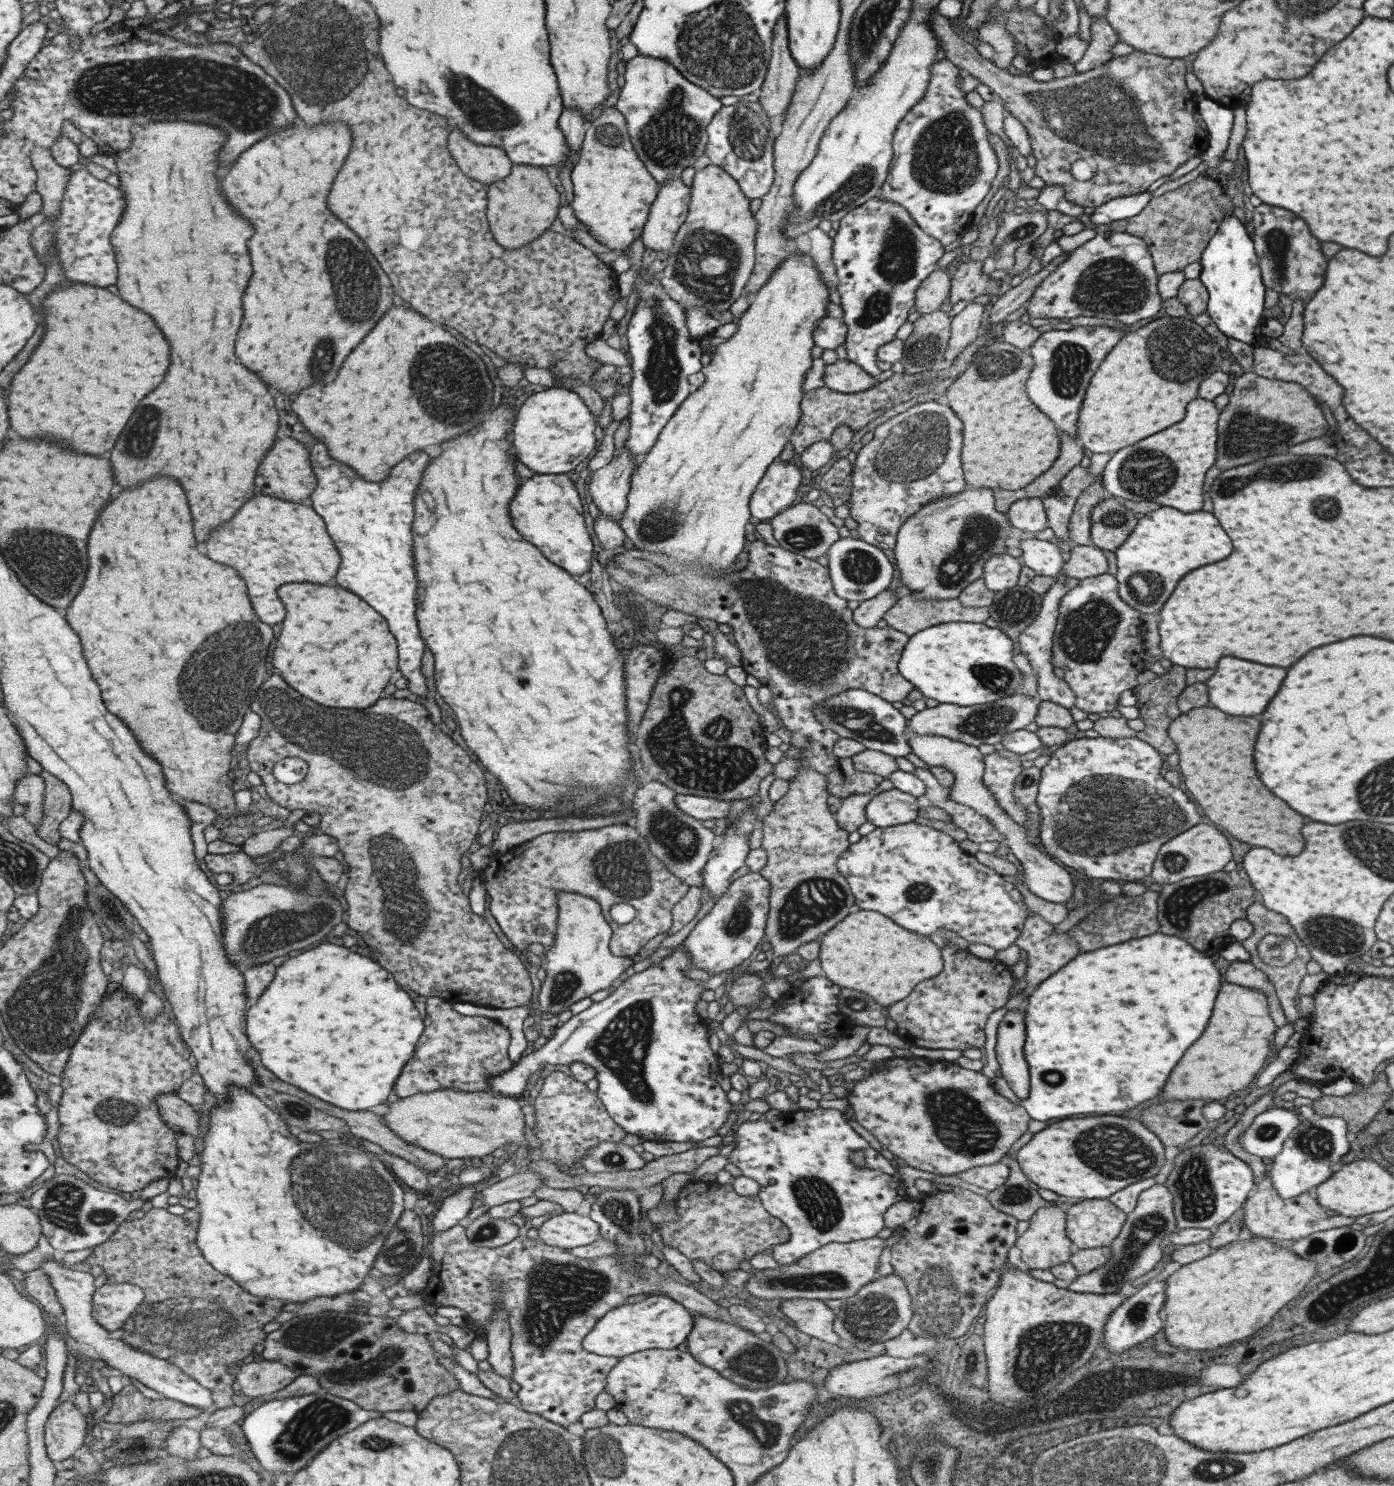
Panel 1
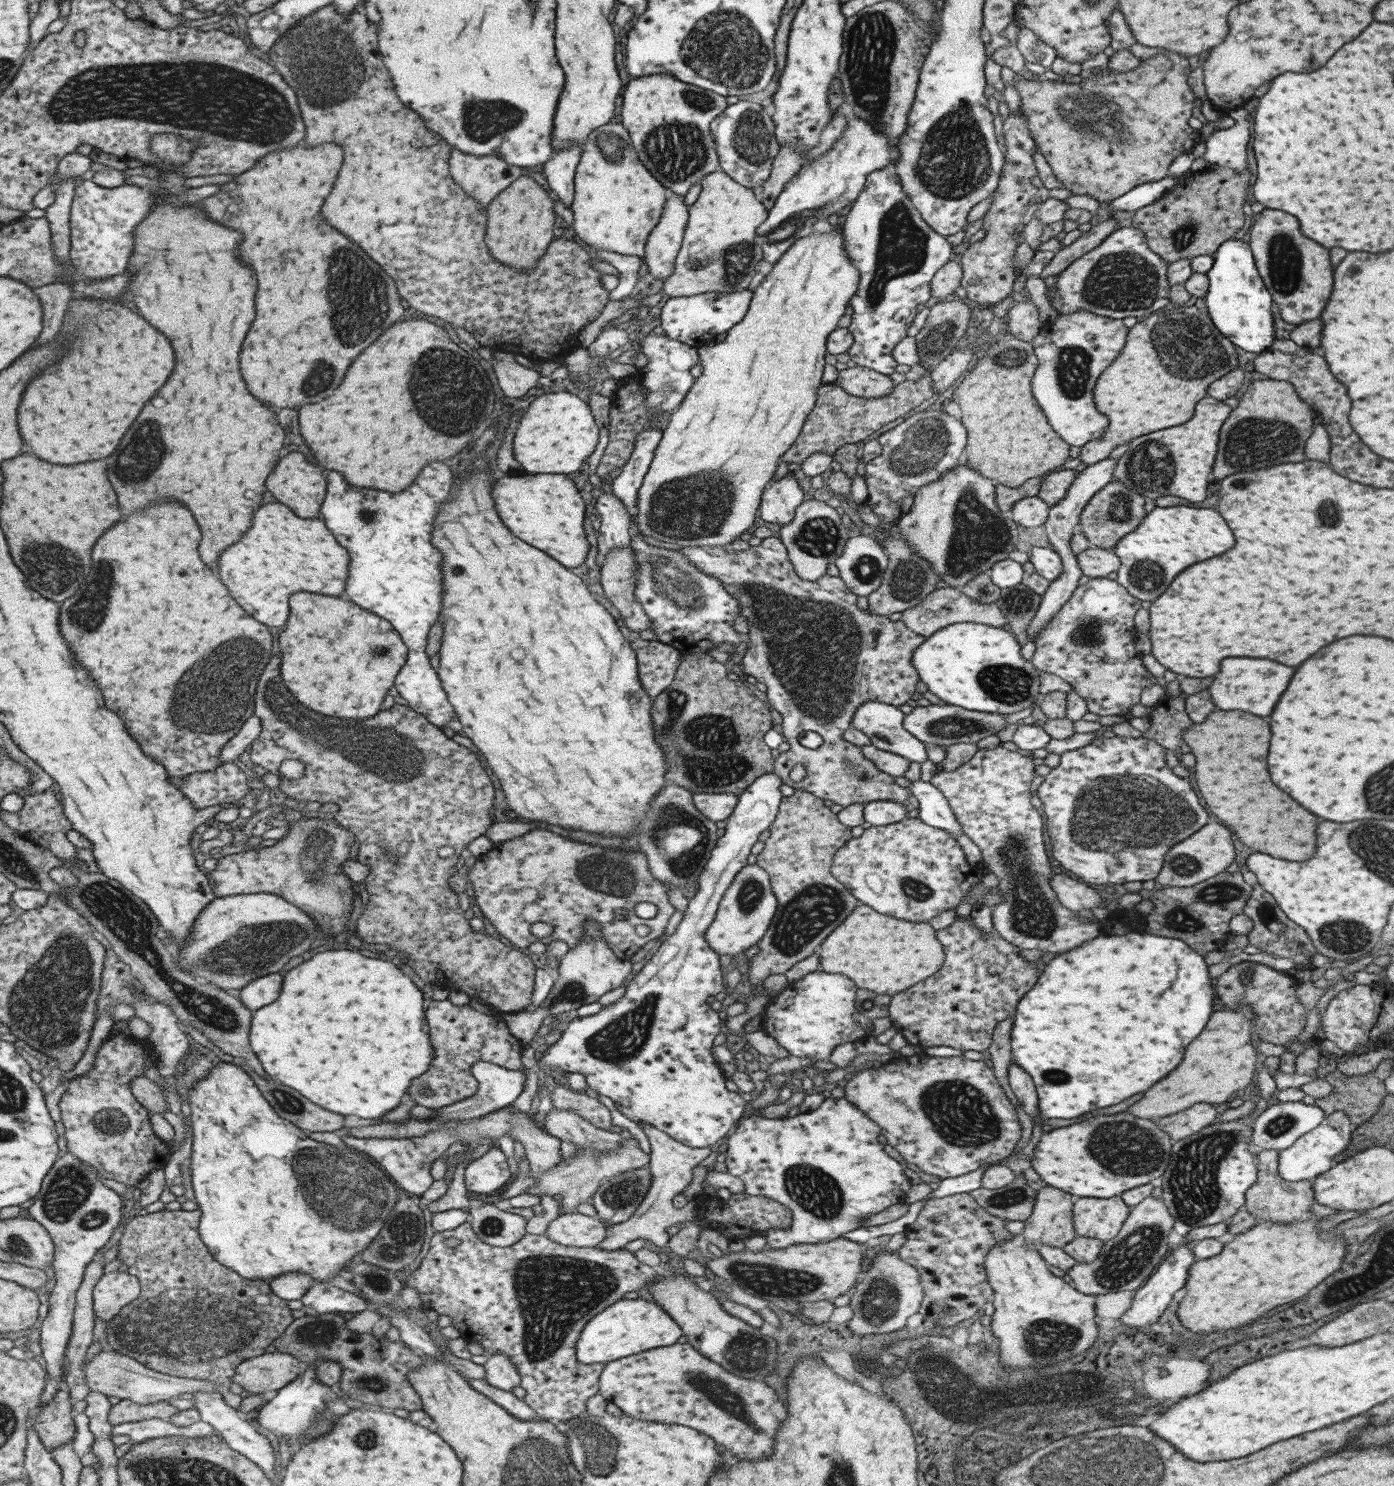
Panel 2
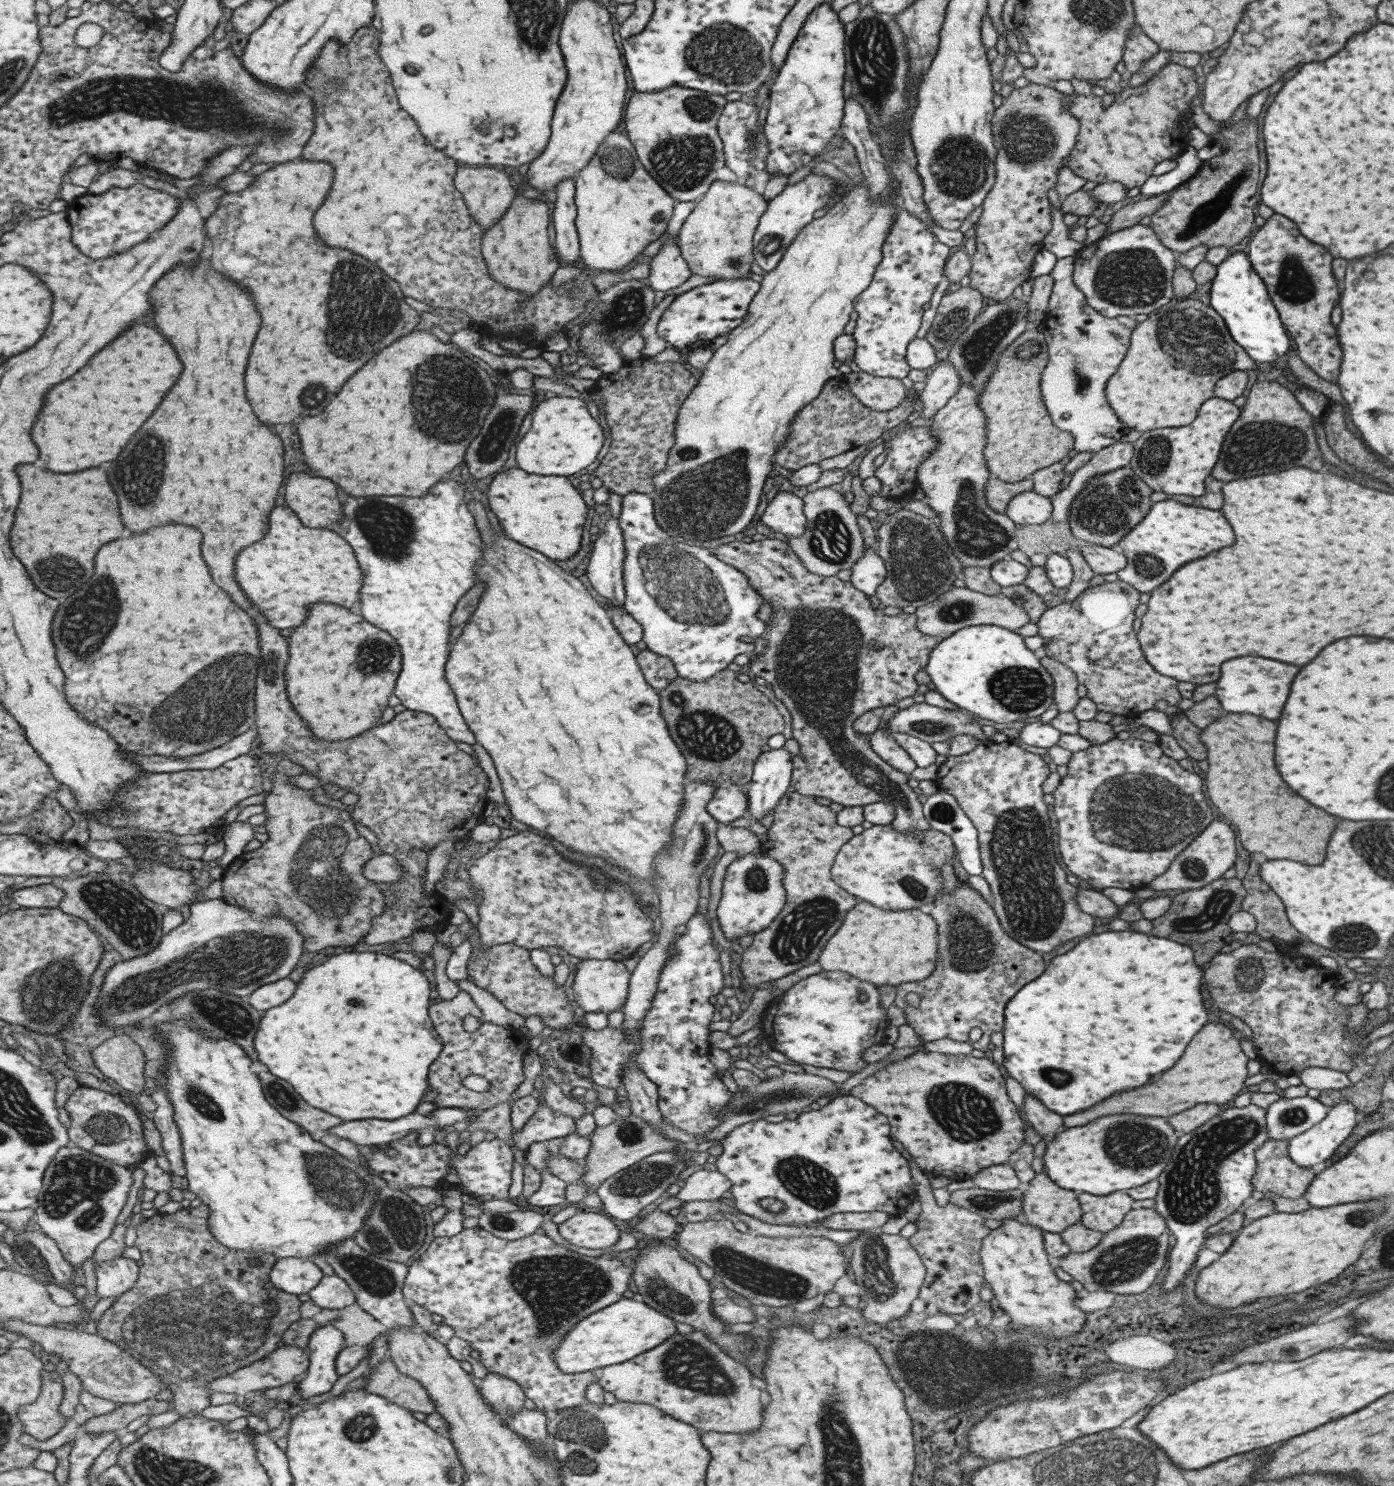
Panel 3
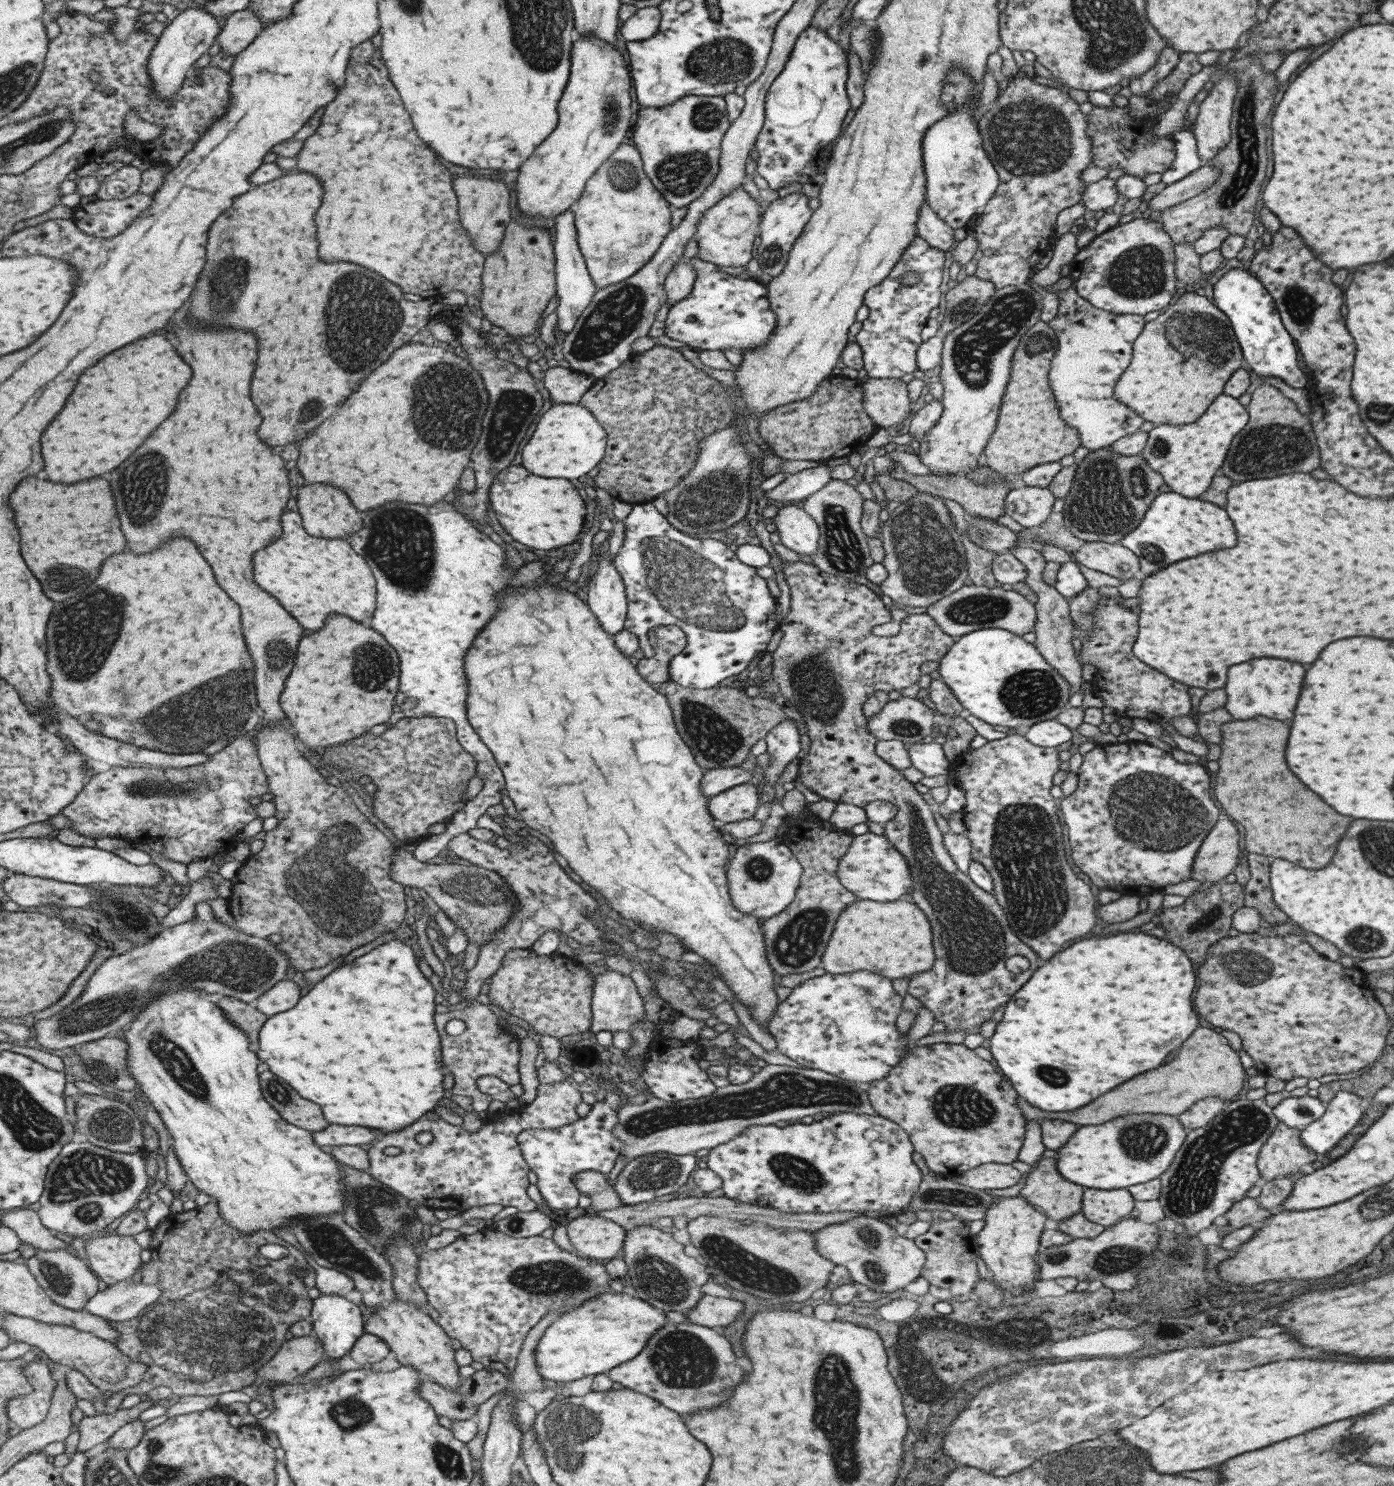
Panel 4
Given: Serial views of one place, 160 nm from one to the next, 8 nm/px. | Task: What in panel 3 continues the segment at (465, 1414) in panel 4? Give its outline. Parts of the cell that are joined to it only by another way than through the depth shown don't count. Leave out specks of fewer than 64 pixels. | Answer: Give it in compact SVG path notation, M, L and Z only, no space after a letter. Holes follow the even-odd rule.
M389 1357L371 1368L371 1375L365 1379L362 1388L389 1403L408 1408L418 1416L435 1413L433 1401L423 1387L415 1379L401 1374Z

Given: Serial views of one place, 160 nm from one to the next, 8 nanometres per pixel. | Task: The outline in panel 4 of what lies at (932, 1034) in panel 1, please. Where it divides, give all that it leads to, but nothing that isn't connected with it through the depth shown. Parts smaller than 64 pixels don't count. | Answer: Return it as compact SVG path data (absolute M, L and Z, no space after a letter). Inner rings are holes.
M798 559L791 563L781 561L780 566L785 584L789 587L790 611L778 624L783 635L772 652L770 674L777 682L778 692L782 694L785 704L794 706L801 714L810 740L807 755L798 760L796 779L819 797L836 804L864 807L879 800L896 806L894 819L882 826L884 835L907 861L912 878L909 895L913 904L925 914L934 952L932 967L925 972L912 974L908 978L906 992L933 1014L934 1022L943 1022L944 1030L964 1030L966 1034L975 1034L983 1022L992 1020L995 1008L1004 1006L1019 990L1019 986L1029 980L1033 970L1041 966L1041 960L1013 934L994 896L957 870L941 844L942 833L937 829L929 805L900 771L874 753L876 738L867 730L867 719L862 715L862 704L873 692L891 692L915 684L920 674L919 665L927 660L938 661L956 637L941 632L927 613L907 614L892 627L889 609L883 607L880 597L873 591L852 580L823 572L813 563ZM1015 954L1022 955L1029 962L1025 972L1013 974L1005 969L1003 963Z

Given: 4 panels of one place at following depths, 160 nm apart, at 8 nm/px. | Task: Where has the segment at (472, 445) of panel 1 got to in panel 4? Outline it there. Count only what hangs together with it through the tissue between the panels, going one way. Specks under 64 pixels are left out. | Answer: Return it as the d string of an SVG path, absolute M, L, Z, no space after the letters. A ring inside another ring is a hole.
M544 582L542 585L535 585L534 587L529 587L528 589L519 589L516 593L509 593L500 604L498 608L497 614L491 618L491 622L487 622L487 626L483 626L481 628L481 634L477 634L475 636L475 642L471 642L471 650L467 650L467 656L463 656L463 672L465 672L465 678L467 678L467 700L465 700L465 712L467 712L466 719L468 723L471 725L471 728L475 731L475 734L479 738L481 738L481 742L491 750L491 754L493 754L493 758L497 758L495 762L497 762L497 766L499 766L499 770L503 772L503 778L505 778L505 789L507 790L507 798L513 800L513 804L515 804L515 810L517 810L517 814L519 814L519 818L529 826L529 828L533 828L533 830L537 830L537 832L541 832L541 834L545 834L549 840L551 840L551 844L553 844L553 848L567 860L567 864L573 868L573 872L577 874L577 876L581 876L581 880L587 883L591 888L594 888L607 900L607 904L611 906L611 908L617 912L623 919L630 919L635 923L640 925L646 933L657 933L658 932L665 932L667 934L673 934L681 940L681 946L684 948L685 951L695 952L703 959L708 961L711 965L716 967L716 970L721 973L723 976L723 982L733 991L733 994L739 1001L748 1008L749 1015L753 1015L756 1021L754 1021L761 1030L768 1033L766 1030L766 1024L770 1019L770 1016L774 1013L775 1007L779 1004L775 997L775 992L773 988L776 986L775 981L773 981L773 972L768 965L767 959L765 958L765 949L764 949L764 939L763 939L763 932L760 931L760 927L758 925L758 920L755 917L751 917L751 915L743 915L741 914L733 905L728 895L728 884L725 874L725 867L727 866L727 843L728 839L727 836L719 833L716 828L713 826L713 817L709 815L708 810L708 802L709 799L707 797L703 797L701 795L701 791L699 791L699 782L701 782L701 777L703 776L704 771L697 766L697 762L693 762L693 756L691 756L691 751L687 750L687 746L685 746L684 742L681 742L681 738L679 738L679 734L677 734L677 730L675 730L675 726L673 726L673 719L671 714L671 709L669 708L667 699L662 695L659 694L658 691L655 689L655 686L650 685L642 676L639 676L639 673L636 671L636 667L629 662L629 658L627 655L624 655L618 648L615 646L614 638L607 634L607 631L603 630L603 627L600 627L599 622L593 616L593 613L589 610L586 602L583 602L581 598L578 598L574 595L572 589L559 589L555 587L554 584L548 584Z

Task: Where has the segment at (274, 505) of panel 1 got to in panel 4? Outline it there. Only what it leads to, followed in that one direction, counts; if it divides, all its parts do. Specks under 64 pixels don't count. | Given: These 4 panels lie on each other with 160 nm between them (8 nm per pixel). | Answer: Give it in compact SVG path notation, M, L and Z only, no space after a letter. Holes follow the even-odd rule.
M299 512L283 514L283 538L255 554L255 582L259 582L263 590L279 598L279 602L283 602L283 606L299 620L299 624L309 630L321 628L325 616L331 612L347 614L347 618L361 622L363 618L371 616L375 606L375 580L363 558L351 550L350 543L339 538L315 538L307 534Z

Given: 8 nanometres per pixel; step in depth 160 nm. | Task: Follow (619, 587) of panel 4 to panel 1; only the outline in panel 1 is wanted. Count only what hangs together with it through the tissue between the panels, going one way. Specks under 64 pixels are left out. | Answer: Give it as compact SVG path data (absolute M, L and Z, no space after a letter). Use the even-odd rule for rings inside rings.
M627 445L617 456L612 454L605 466L593 471L588 482L588 492L599 512L614 521L621 518L626 509L626 496L630 487L630 476L636 466Z

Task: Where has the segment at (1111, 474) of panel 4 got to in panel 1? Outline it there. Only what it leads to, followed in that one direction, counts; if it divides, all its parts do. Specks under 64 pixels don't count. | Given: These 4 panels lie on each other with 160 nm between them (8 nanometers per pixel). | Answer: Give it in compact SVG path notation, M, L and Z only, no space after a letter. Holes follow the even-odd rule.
M1116 497L1103 498L1090 512L1090 542L1097 548L1114 552L1133 530L1135 523L1133 513L1123 508L1123 505L1116 501Z

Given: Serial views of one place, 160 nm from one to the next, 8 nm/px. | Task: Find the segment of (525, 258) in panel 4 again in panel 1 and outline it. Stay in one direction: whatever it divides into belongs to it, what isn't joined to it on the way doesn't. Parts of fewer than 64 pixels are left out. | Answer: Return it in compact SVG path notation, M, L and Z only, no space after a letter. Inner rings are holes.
M512 163L509 174L486 187L486 221L501 246L516 249L537 238L557 216L559 194L542 167Z

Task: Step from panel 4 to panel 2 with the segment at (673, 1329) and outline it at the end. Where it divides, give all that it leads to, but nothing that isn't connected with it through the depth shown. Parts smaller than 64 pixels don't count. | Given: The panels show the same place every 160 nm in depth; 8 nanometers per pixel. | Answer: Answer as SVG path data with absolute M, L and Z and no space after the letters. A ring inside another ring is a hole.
M688 1341L644 1350L604 1363L598 1378L598 1394L606 1402L618 1406L622 1414L631 1418L663 1424L680 1424L701 1434L707 1434L718 1448L721 1446L729 1454L743 1460L759 1460L769 1456L775 1428L779 1426L779 1420L771 1413L773 1402L779 1401L775 1390L761 1379L753 1380L729 1374L722 1366L701 1355Z

